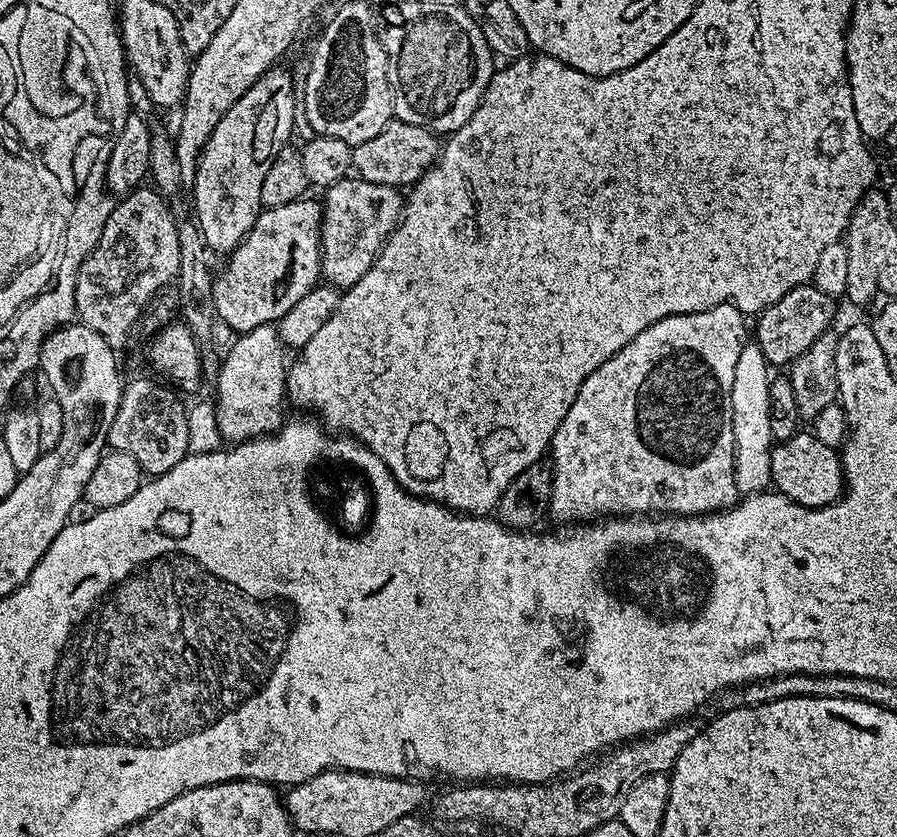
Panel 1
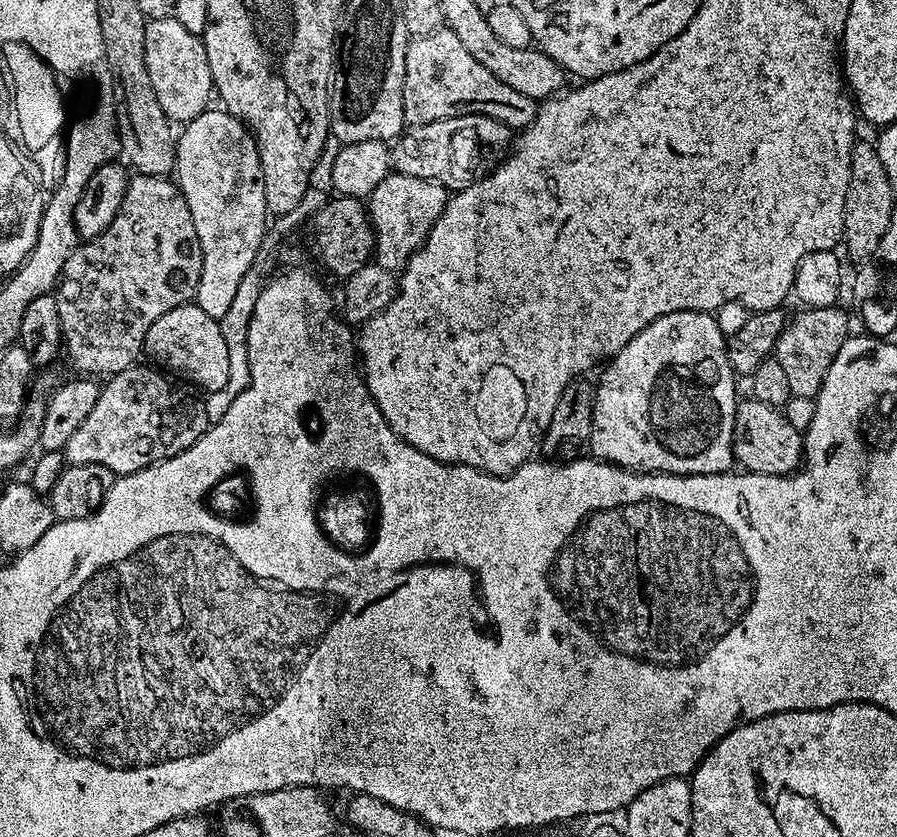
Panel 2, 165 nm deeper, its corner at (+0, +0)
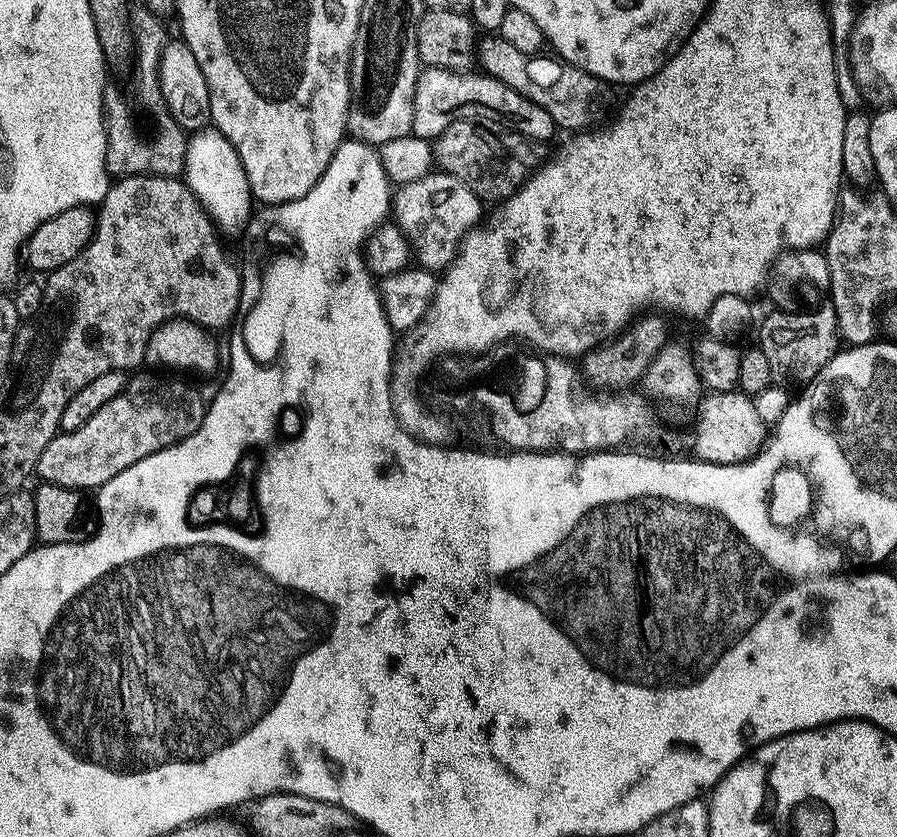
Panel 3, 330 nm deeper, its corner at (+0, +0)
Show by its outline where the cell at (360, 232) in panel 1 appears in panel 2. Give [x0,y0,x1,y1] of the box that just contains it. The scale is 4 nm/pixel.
[366,171,450,273]

